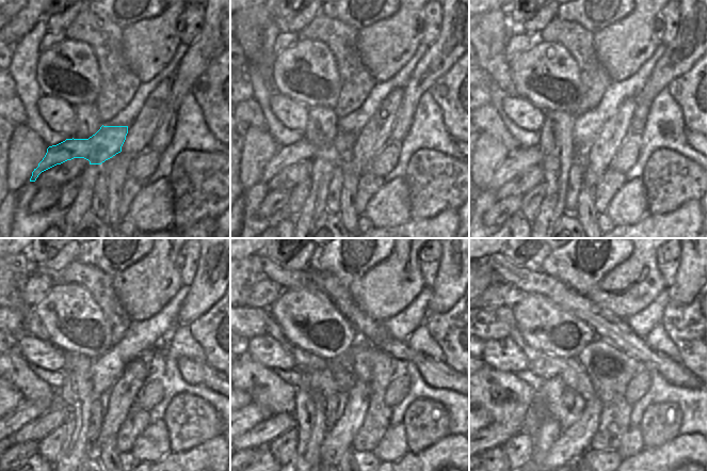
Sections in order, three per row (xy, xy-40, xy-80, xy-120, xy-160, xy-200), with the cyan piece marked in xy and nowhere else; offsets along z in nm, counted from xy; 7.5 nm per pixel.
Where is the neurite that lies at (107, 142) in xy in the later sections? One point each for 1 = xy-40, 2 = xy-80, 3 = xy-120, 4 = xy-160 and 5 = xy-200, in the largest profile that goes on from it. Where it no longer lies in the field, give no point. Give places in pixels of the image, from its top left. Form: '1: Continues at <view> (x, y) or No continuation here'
1: Continues at xy-40 (341, 148)
2: Continues at xy-80 (517, 161)
3: Continues at xy-120 (28, 410)
4: Continues at xy-160 (252, 414)
5: Continues at xy-200 (491, 419)

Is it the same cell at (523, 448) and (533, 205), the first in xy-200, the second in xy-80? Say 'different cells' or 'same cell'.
same cell

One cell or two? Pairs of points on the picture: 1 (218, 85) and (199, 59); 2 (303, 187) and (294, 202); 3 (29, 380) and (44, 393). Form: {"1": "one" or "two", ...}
{"1": "two", "2": "one", "3": "one"}

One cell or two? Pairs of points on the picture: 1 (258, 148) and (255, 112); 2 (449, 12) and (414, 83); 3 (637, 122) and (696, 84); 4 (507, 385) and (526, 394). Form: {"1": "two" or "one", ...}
{"1": "two", "2": "one", "3": "two", "4": "one"}

